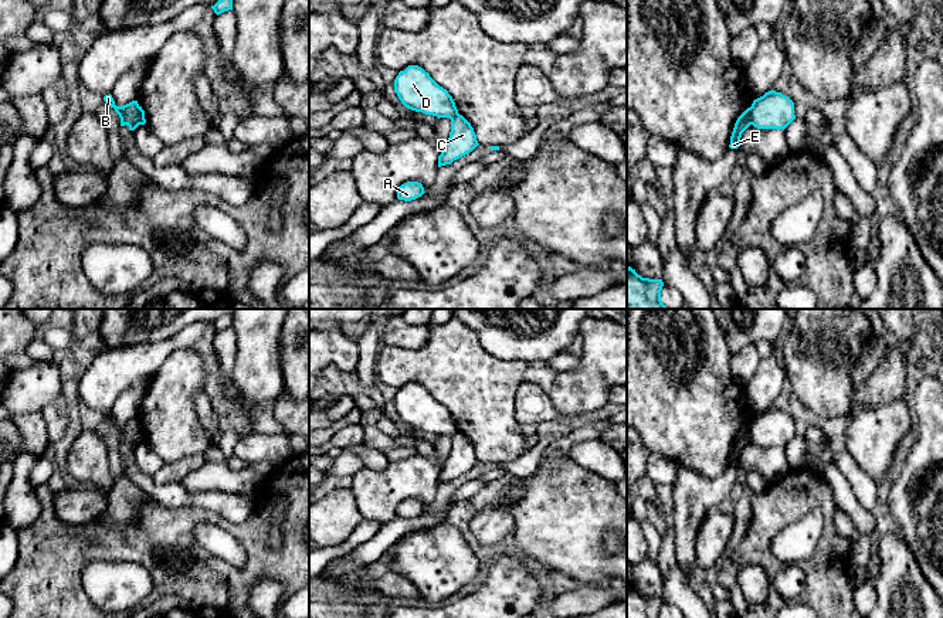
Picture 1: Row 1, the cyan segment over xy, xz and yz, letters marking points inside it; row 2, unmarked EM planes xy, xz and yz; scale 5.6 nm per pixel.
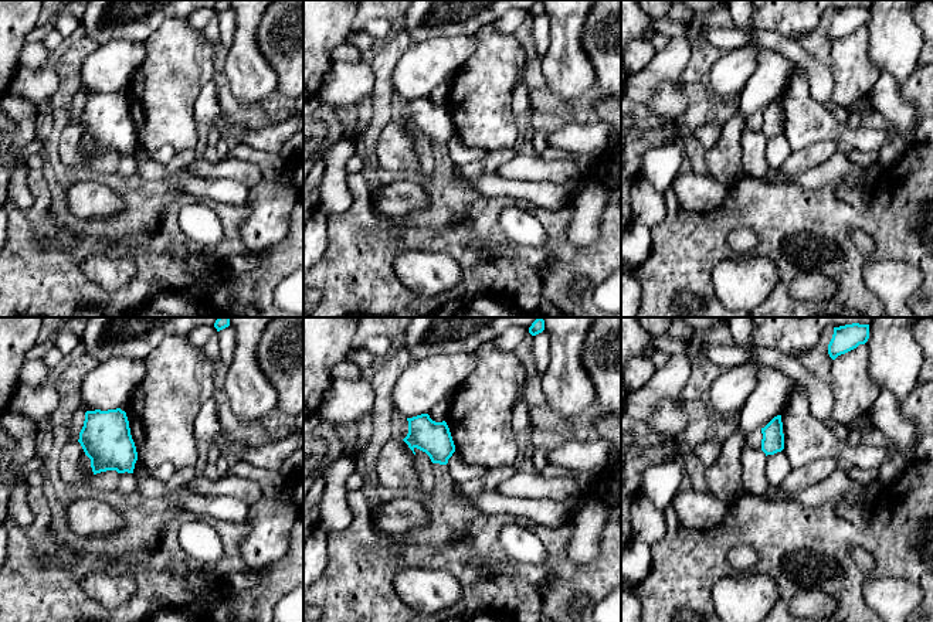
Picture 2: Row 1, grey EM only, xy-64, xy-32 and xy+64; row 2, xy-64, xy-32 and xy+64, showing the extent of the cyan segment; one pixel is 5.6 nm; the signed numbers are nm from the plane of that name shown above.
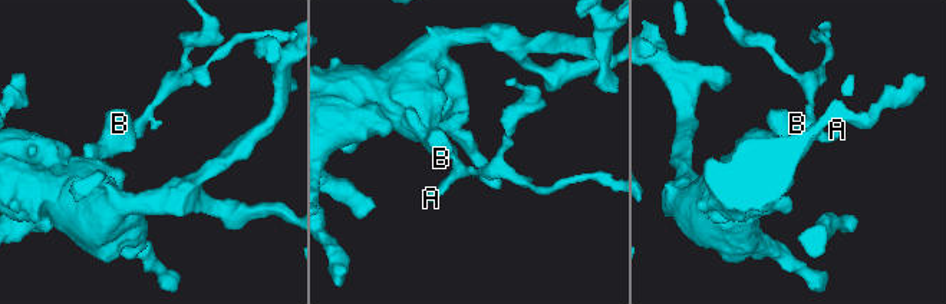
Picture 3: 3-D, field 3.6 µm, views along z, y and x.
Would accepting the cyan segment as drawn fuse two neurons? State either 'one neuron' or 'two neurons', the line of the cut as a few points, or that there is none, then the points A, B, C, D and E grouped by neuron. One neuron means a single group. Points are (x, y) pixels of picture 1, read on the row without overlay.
two neurons | yz (749, 425), (752, 441) | A C / B D E

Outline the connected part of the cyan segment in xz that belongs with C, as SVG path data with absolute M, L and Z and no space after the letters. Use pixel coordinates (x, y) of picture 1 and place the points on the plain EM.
M458 431L451 437L450 455L438 473L438 485L451 482L454 478L472 469L478 462L474 445Z

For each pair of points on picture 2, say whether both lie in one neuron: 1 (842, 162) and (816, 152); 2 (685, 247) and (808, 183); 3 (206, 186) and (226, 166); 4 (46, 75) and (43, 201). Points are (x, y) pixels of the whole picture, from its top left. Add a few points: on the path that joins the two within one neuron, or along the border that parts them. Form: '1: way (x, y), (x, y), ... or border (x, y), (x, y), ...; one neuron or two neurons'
1: border (840, 149), (828, 159), (801, 172); two neurons
2: border (796, 184), (804, 189), (834, 186); two neurons
3: border (192, 174), (200, 179), (236, 179), (246, 187); two neurons
4: border (14, 95), (37, 104); two neurons

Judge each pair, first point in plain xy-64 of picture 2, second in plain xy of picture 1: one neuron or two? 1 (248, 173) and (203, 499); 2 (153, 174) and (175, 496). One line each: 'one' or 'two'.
1: two
2: two

